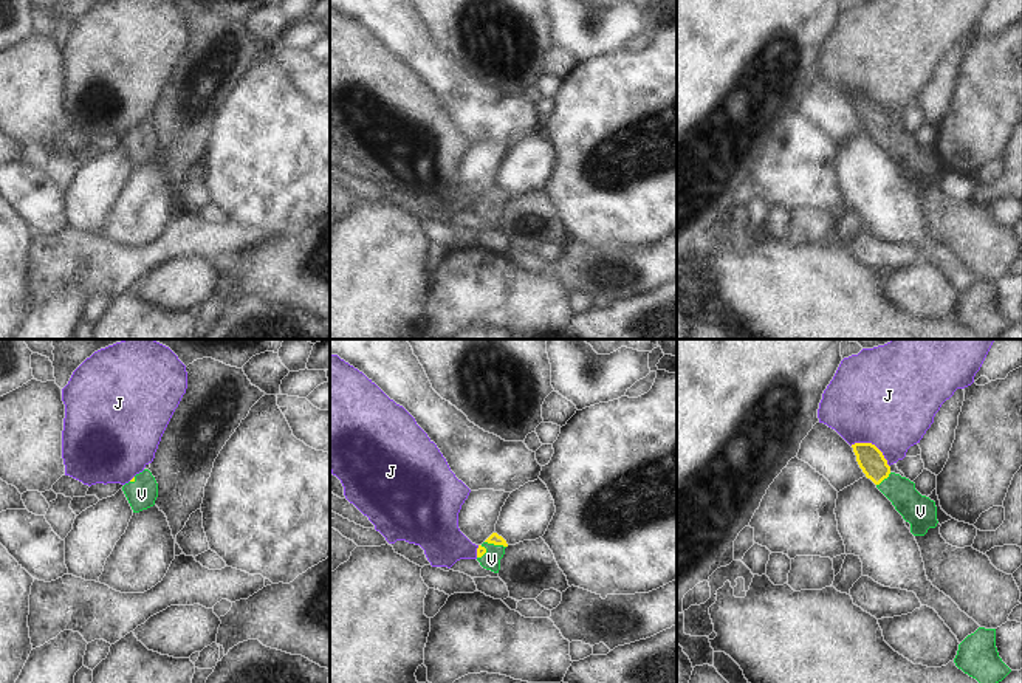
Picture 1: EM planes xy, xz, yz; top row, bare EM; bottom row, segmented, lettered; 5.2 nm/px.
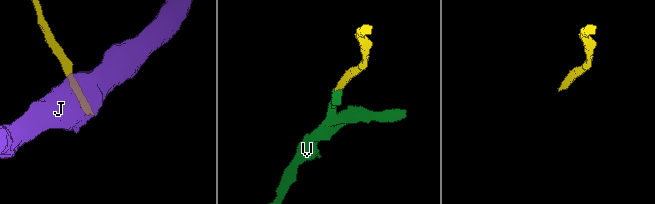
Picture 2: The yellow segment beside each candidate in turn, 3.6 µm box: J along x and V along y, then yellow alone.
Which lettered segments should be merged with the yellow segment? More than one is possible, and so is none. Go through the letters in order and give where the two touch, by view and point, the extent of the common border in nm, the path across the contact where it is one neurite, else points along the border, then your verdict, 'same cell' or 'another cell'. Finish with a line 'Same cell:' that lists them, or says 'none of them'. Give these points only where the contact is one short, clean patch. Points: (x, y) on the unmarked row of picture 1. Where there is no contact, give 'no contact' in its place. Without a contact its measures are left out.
J: meets yellow in yz at (874, 98); contact 240 nm long; another cell
V: meets yellow in xz at (496, 197); contact 120 nm long; runs through xz (494, 191), (496, 197), (491, 203), (491, 212); same cell
Same cell: V

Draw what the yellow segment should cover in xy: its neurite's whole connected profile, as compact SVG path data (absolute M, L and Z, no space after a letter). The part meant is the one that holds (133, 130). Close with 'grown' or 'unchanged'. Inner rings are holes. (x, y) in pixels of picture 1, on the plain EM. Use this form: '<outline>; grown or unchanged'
M149 122L136 127L129 136L122 139L122 144L133 163L139 166L155 158L158 150L158 136Z; grown

